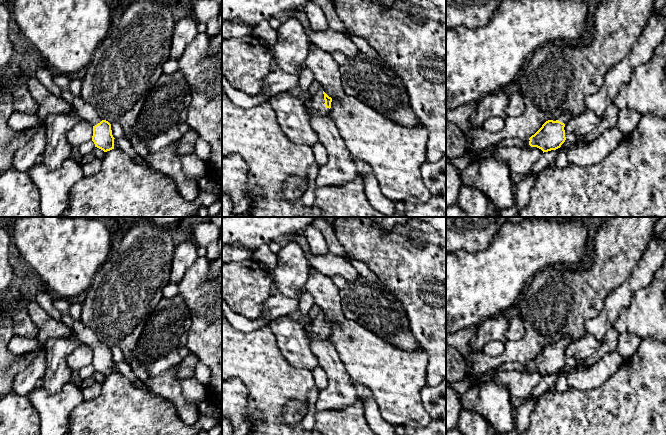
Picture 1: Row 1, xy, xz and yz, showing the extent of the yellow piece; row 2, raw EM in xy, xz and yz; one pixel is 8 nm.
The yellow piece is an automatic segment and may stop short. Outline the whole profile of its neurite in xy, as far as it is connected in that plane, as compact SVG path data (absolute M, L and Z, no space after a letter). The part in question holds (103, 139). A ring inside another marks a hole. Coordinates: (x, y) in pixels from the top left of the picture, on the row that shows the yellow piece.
M62 92L64 98L70 103L72 110L77 113L81 120L93 126L92 141L95 147L104 152L114 149L114 137L112 135L111 124L103 120L95 108L81 98L81 96L71 96L69 92Z

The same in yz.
M569 112L546 121L542 127L529 138L529 145L544 152L556 150L565 142L565 124L572 118Z

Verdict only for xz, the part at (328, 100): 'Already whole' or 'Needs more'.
Needs more

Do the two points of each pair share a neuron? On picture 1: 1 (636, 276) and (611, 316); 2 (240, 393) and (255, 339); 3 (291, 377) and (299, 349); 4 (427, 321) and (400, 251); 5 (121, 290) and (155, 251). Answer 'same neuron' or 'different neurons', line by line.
1: same neuron
2: different neurons
3: different neurons
4: same neuron
5: same neuron

